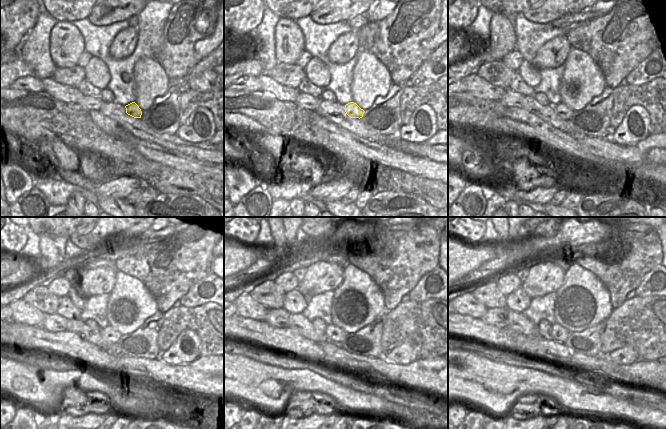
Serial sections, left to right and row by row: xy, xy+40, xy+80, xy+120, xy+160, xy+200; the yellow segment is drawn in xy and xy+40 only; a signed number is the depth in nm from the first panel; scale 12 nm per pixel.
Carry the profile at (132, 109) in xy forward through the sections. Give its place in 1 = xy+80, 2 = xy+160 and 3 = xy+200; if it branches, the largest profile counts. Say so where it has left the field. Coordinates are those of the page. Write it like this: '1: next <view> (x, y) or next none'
1: next xy+80 (563, 112)
2: next xy+160 (334, 334)
3: next xy+200 (557, 333)

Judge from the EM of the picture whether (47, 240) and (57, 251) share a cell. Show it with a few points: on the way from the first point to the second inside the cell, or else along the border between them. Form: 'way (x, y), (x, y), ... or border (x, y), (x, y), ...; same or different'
way (49, 243), (54, 248); same

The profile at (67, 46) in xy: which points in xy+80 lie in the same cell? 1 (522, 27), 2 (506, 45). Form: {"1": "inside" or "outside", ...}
{"1": "outside", "2": "inside"}

